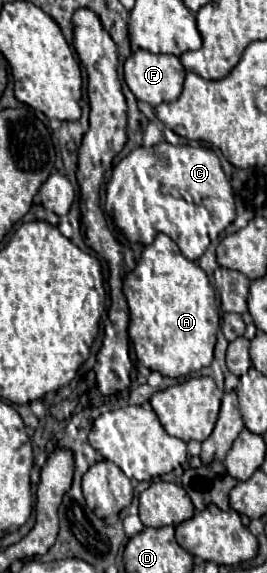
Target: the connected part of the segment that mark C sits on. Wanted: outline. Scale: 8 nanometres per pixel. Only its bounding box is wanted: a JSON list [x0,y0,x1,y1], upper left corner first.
[107,140,235,260]

